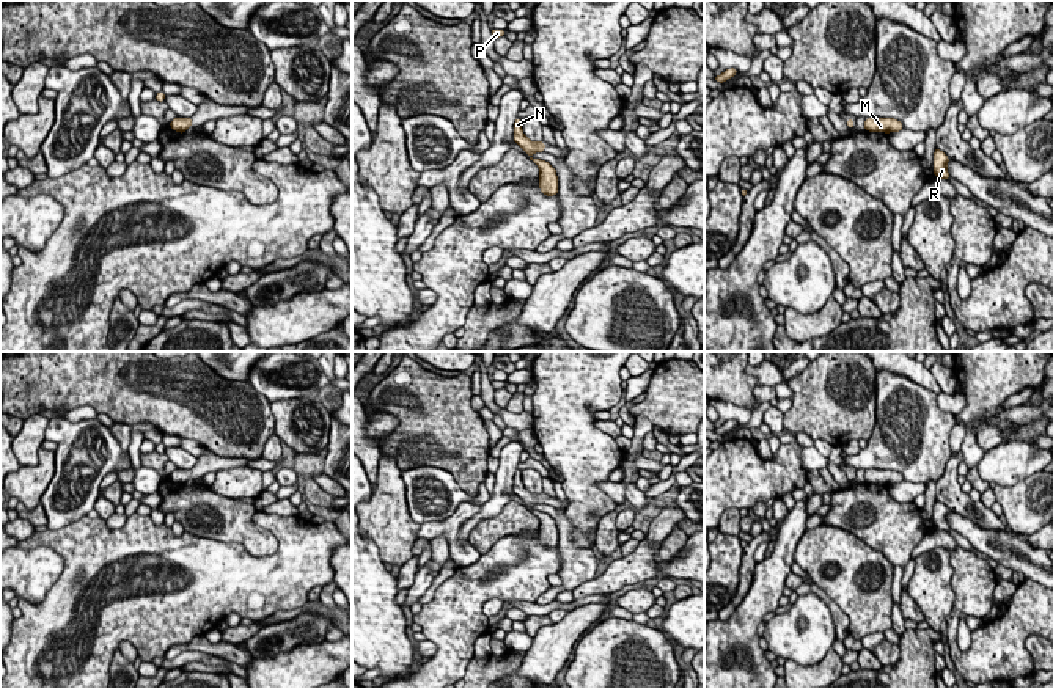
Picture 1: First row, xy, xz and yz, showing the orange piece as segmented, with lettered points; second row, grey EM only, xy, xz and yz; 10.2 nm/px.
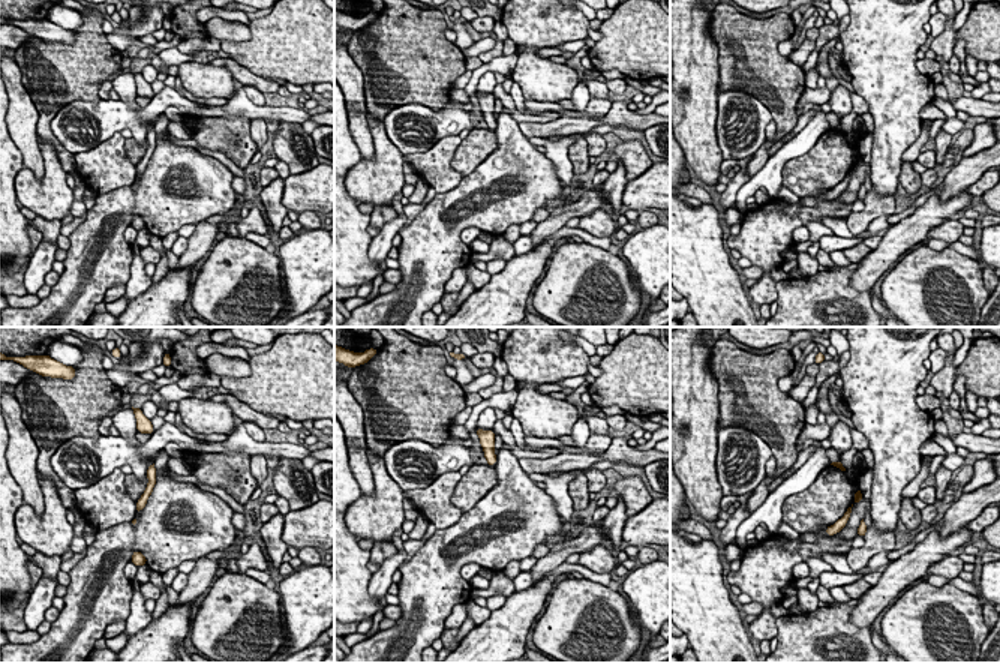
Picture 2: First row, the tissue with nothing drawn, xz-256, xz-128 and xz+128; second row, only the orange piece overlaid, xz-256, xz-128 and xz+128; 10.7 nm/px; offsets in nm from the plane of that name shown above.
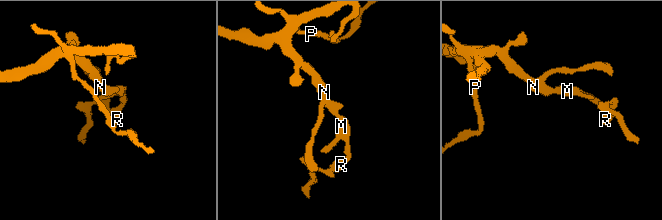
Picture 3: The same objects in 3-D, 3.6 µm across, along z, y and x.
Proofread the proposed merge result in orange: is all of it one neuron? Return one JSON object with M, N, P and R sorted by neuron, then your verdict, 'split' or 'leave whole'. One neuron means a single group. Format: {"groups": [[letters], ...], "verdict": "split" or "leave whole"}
{"groups": [["M", "N", "P", "R"]], "verdict": "leave whole"}

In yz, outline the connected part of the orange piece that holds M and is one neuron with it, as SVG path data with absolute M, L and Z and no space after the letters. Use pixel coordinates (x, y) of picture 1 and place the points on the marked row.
M869 116L864 119L864 130L868 132L901 132L904 129L904 124L899 119L894 118L877 118Z

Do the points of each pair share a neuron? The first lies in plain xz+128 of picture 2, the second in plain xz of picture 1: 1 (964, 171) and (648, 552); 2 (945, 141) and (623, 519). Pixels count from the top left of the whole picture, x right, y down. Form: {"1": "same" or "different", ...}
{"1": "same", "2": "different"}

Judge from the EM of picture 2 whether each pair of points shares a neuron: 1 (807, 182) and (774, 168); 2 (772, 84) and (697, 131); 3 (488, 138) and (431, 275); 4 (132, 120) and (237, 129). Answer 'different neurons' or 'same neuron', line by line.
1: different neurons
2: different neurons
3: different neurons
4: different neurons

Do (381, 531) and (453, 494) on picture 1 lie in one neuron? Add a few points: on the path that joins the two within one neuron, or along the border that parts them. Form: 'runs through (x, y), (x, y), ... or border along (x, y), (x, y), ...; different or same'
border along (403, 479), (409, 516), (420, 525); different

